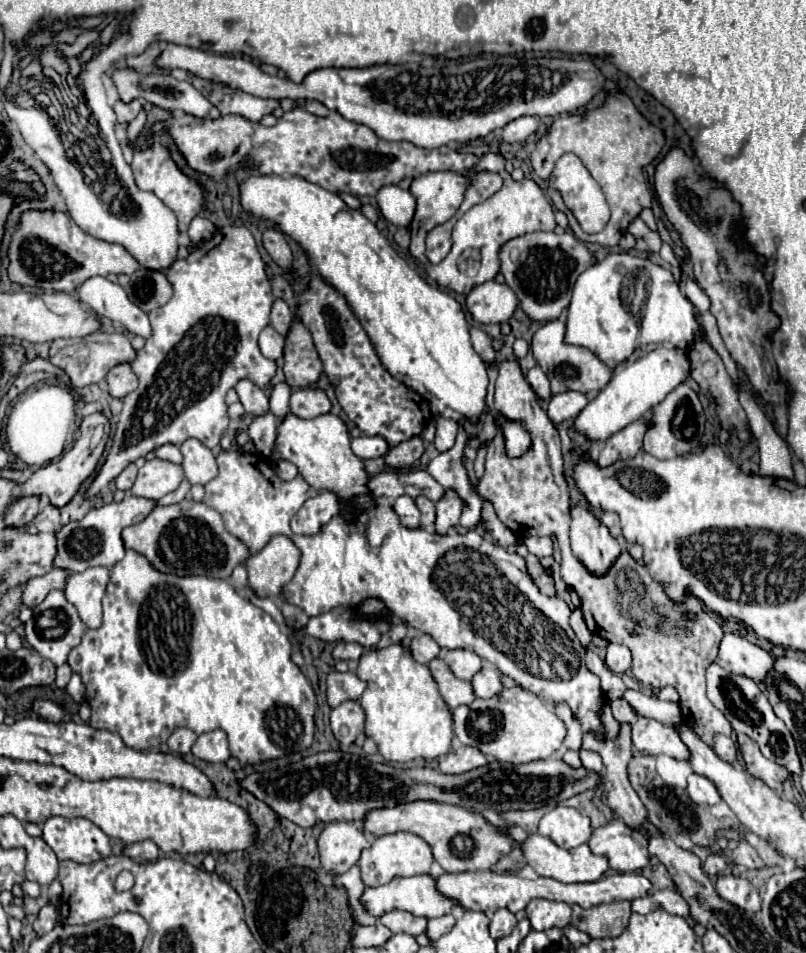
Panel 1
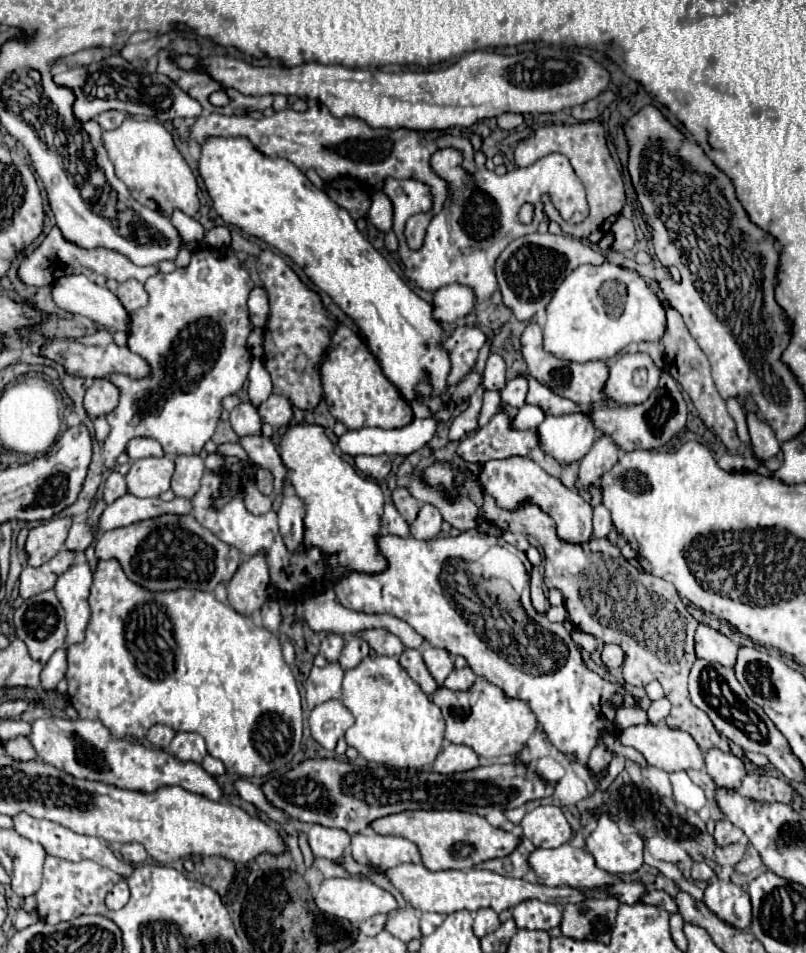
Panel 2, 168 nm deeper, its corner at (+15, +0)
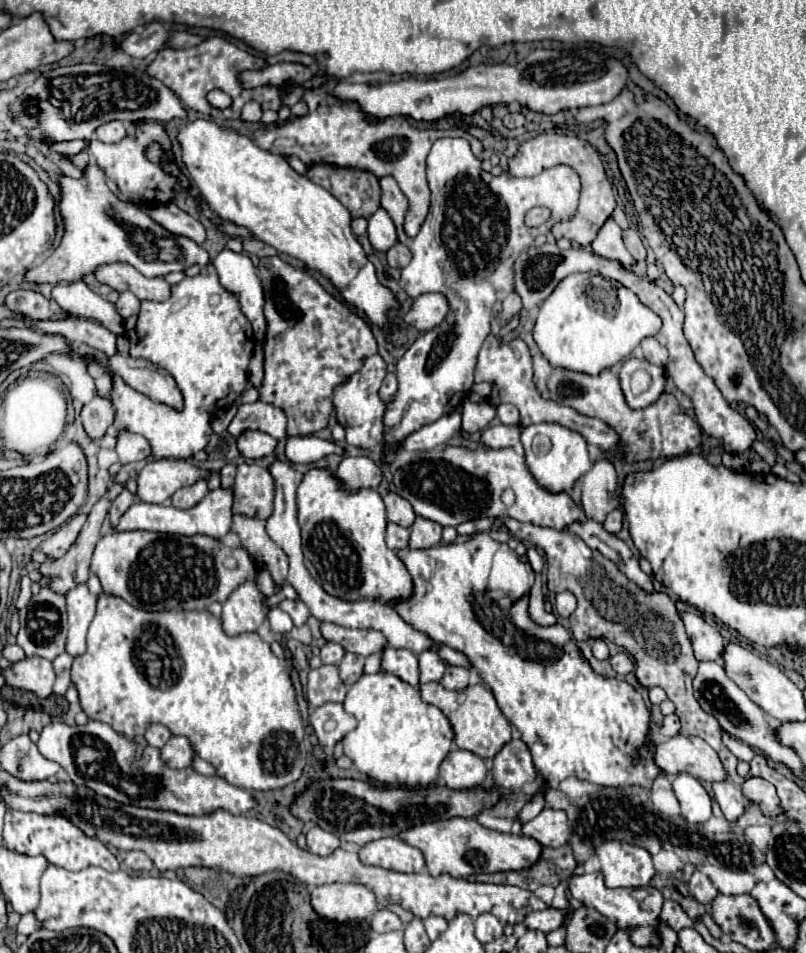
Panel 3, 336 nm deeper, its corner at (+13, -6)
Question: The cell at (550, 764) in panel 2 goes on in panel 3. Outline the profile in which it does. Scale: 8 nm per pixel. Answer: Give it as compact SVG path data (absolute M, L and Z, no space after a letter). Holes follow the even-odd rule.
M541 786L541 790L533 796L533 800L521 808L521 812L517 814L517 820L519 820L519 822L529 822L529 820L533 820L533 818L543 810L543 806L545 806L545 802L543 802L543 792L545 792L545 788Z

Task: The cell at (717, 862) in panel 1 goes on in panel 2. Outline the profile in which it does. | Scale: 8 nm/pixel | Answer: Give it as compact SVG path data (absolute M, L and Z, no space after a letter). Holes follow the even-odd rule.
M703 860L693 862L693 872L691 872L691 878L693 878L693 880L703 880L703 882L707 882L711 876L713 876L713 868L711 868L711 866L707 866Z

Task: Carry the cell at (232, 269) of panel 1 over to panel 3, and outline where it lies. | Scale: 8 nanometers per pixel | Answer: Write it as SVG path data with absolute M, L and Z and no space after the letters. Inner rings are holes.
M207 264L201 268L201 274L195 278L185 278L179 284L171 288L171 298L165 302L141 302L141 316L137 314L135 322L135 338L131 340L131 356L133 358L145 358L157 364L159 368L165 368L177 382L179 390L185 398L183 412L177 412L165 404L151 402L145 394L133 390L123 378L113 376L113 392L111 402L115 408L115 428L129 430L135 434L149 434L151 450L155 458L181 458L187 460L195 452L203 450L213 434L211 430L211 416L221 406L233 404L243 390L247 388L247 364L253 354L253 330L251 322L245 318L245 314L239 308L239 300L231 296L227 290L219 286L217 270Z

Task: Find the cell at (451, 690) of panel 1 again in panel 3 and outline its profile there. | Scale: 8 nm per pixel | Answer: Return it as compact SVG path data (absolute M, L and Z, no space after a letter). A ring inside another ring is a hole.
M385 646L381 652L381 670L391 672L393 676L401 678L403 682L411 686L419 686L419 666L417 656L411 654L411 650L397 650L391 646Z

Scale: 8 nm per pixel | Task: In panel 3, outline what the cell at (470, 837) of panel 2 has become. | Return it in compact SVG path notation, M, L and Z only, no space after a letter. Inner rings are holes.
M449 818L449 820L419 824L415 828L401 832L399 838L423 850L431 876L451 874L453 878L467 878L471 874L527 870L539 860L543 852L543 846L539 846L539 842L535 842L533 838L487 830L481 824L477 824L473 818Z

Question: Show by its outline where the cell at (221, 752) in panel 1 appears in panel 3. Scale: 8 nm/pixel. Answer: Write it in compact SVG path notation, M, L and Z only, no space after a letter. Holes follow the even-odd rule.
M171 736L169 742L161 748L161 758L171 768L187 768L191 766L193 748L185 736Z

